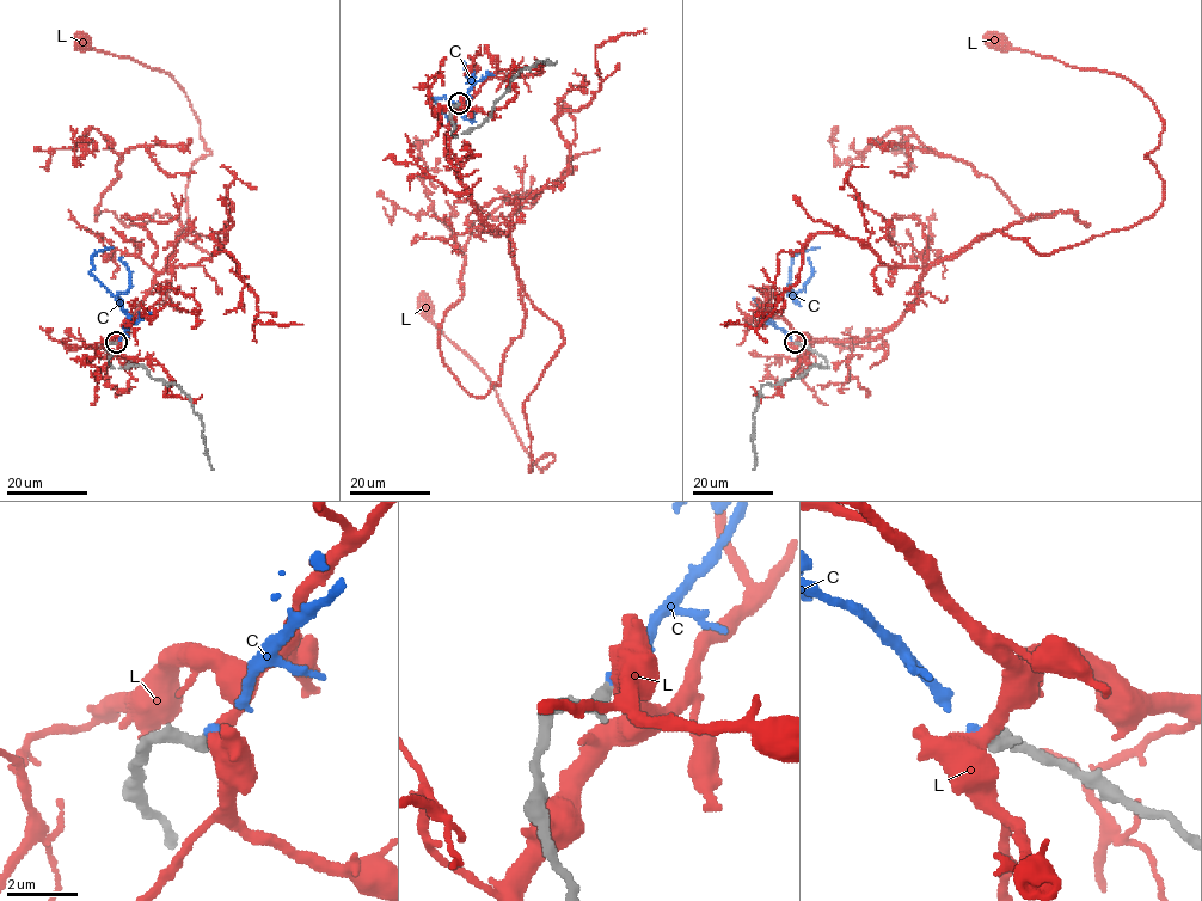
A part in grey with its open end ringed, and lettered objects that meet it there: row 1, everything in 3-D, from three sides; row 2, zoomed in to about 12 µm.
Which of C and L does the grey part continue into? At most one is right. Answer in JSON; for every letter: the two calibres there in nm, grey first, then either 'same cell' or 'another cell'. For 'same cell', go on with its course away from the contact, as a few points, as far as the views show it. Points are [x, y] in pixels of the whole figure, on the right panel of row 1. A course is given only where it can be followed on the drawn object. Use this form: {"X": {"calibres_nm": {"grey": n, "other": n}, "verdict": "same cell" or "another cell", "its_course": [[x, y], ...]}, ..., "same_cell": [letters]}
{"C": {"calibres_nm": {"grey": 400, "other": 240}, "verdict": "same cell", "its_course": [[796, 343], [765, 311], [787, 296], [795, 296], [790, 283], [791, 258], [803, 250], [819, 247]]}, "L": {"calibres_nm": {"grey": 420, "other": 480}, "verdict": "another cell"}, "same_cell": ["C"]}

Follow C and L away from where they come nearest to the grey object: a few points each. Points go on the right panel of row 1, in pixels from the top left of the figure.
C: (796, 343), (765, 311), (787, 296), (795, 296), (790, 283), (791, 258), (803, 250), (819, 247)
L: (796, 343), (875, 338), (977, 236), (1050, 253), (1160, 204), (1153, 103), (998, 41)

